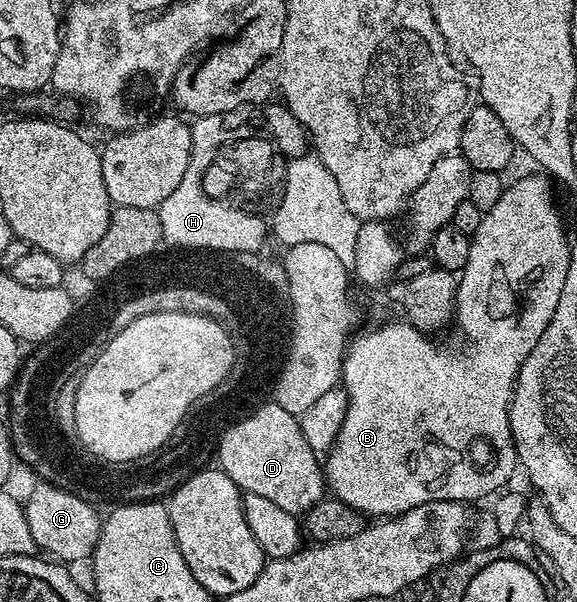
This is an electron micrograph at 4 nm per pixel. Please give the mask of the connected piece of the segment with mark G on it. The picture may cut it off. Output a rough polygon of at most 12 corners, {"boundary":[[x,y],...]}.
{"boundary":[[38,482],[24,503],[35,549],[86,560],[102,533],[93,503]]}

